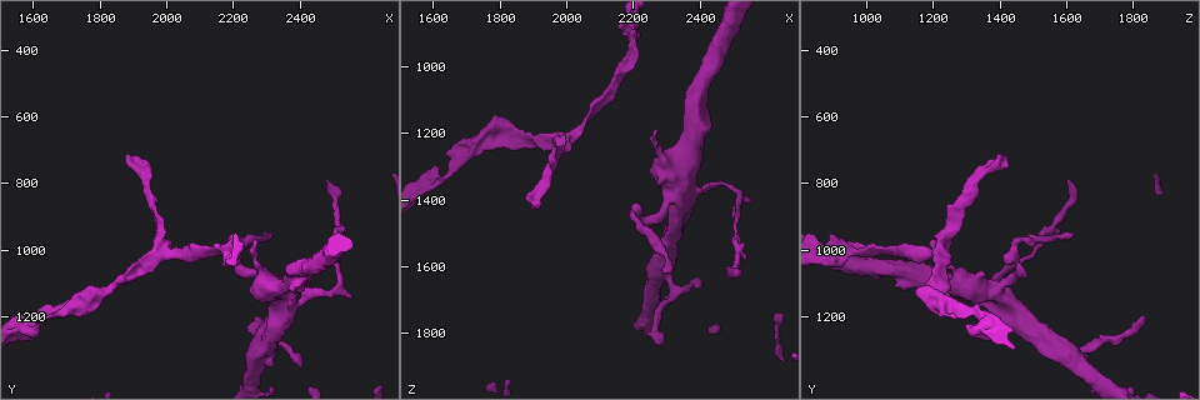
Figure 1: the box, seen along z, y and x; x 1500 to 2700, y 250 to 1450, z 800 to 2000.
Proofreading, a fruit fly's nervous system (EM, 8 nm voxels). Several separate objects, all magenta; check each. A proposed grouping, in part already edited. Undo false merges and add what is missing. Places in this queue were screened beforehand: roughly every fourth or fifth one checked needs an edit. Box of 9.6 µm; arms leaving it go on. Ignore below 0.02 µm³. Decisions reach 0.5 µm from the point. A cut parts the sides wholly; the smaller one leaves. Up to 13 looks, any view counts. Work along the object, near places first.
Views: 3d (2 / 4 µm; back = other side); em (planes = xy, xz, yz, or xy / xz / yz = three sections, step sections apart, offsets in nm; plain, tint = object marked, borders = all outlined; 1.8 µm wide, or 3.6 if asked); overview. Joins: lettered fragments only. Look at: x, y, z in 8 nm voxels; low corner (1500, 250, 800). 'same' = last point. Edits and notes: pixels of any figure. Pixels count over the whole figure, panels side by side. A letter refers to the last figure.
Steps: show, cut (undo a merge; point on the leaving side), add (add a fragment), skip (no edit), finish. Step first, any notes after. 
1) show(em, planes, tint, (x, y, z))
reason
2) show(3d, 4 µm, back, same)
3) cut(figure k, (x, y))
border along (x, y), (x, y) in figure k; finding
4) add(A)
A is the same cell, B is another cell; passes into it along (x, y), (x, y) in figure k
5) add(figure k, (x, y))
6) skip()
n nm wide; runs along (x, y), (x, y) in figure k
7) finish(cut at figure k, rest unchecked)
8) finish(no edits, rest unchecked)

show(em, planes, tint, (2490, 790, 1610))
long arm stops here

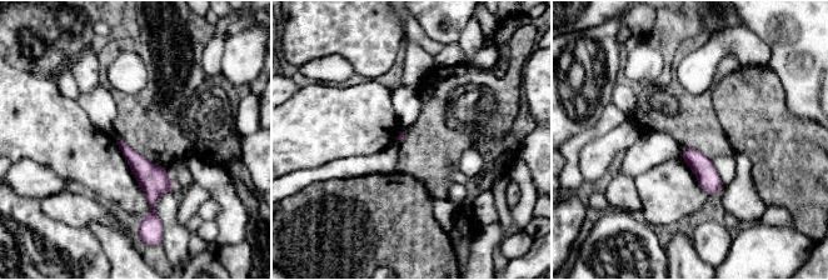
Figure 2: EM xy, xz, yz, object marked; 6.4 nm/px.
show(em, planes, borders, same)
what lies round it

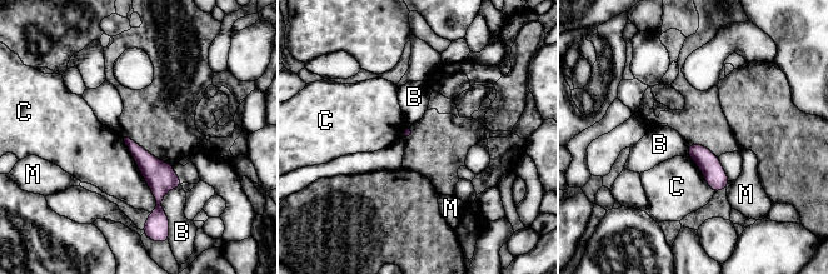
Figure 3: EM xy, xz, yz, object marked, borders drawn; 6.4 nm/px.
skip()
B, C and M are other cells; border along (181, 187), (163, 198), (166, 218) in figure 3; none of them fits

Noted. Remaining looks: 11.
show(em, 3.6 µm, yz, step 4, tint, (2280, 1310, 1620))
thick turns thin

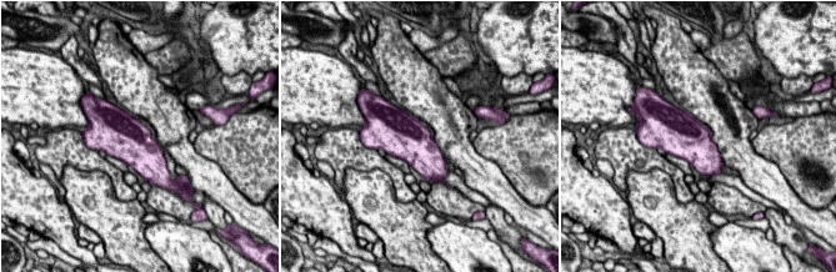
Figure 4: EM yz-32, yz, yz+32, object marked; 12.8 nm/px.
show(em, 3.6 µm, yz, step 4, borders, same)

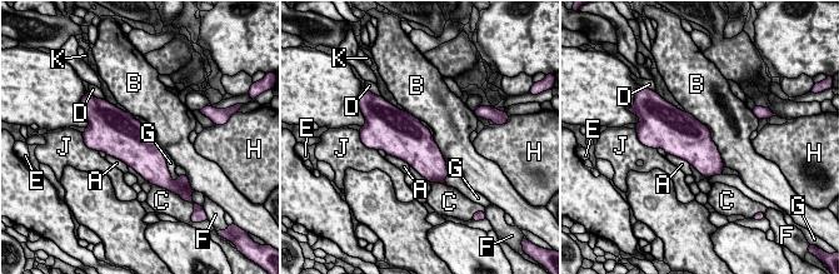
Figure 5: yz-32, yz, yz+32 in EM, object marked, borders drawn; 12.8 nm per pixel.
skip()
500 nm wide; A, B, C, D, E, F, G, H, J and K are other cells; continuous, no second neuron

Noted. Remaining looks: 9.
show(3d, 2 µm, (1970, 1020, 1220))

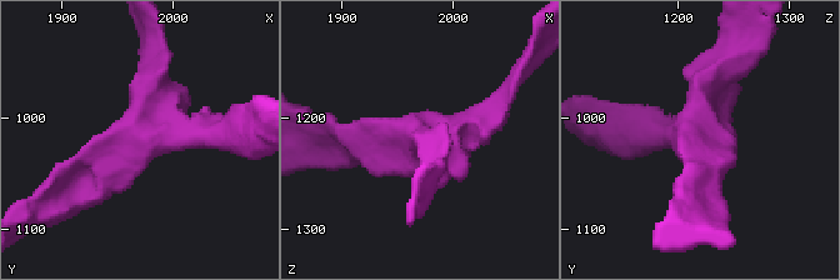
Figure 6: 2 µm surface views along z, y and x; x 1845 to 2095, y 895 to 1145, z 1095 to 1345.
show(em, xy, step 16, tint, (1970, 1016, 1216))
need the tissue

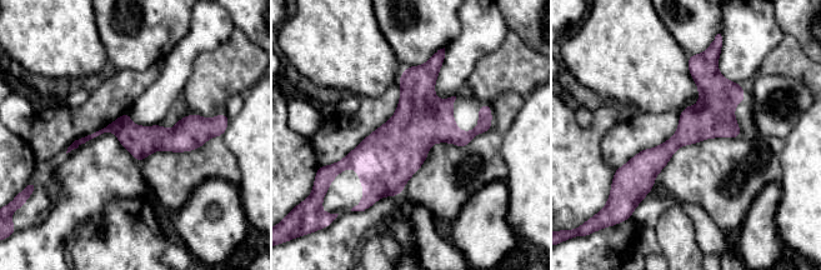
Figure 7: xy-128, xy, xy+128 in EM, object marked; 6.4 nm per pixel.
show(em, planes, borders, same)
cut it another way

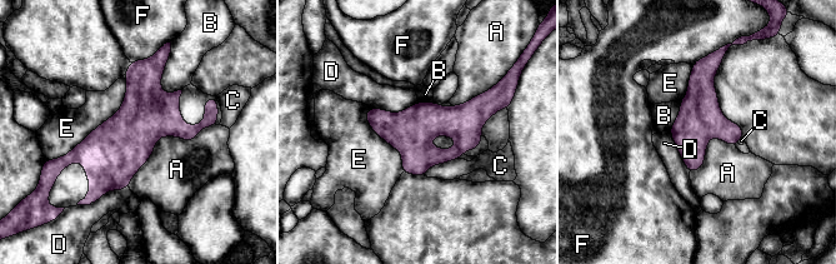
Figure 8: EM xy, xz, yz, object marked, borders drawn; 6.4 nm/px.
skip()
280 nm wide; A, B, C, D, E and F are other cells; border along (215, 124), (160, 137), (128, 185) in figure 8; one neuron here

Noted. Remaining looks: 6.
show(em, 3.6 µm, yz, step 8, tint, (1710, 1160, 1240))
calibre changes

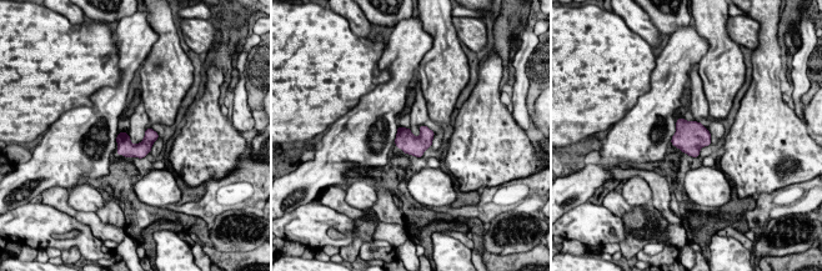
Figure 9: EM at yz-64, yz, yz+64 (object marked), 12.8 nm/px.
show(em, 3.6 µm, planes, borders, same)
another direction

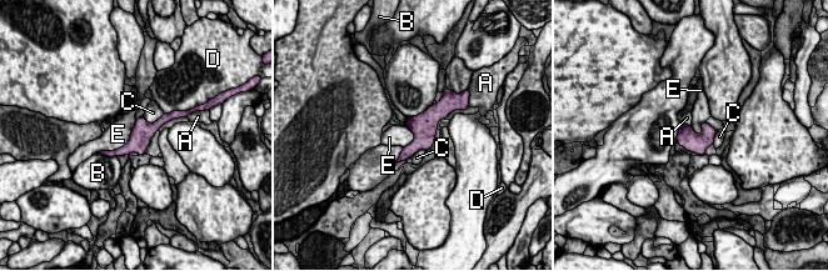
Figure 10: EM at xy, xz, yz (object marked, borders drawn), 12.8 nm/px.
skip()
A, B, C, D and E are other cells; one neuron here

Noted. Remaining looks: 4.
show(em, yz, step 8, borders, (1900, 720, 1410))
branch stops here

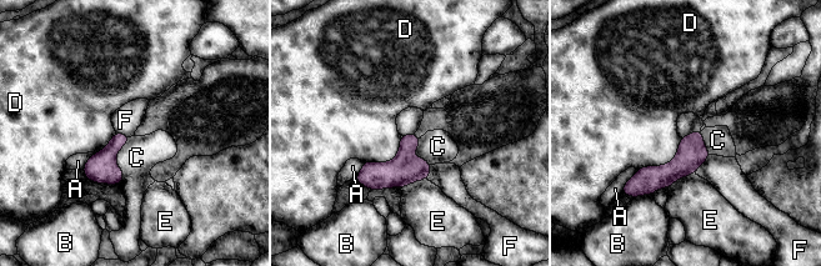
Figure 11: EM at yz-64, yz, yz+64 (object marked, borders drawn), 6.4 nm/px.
skip()
A, B, C, D, E and F are other cells; runs along (699, 134), (669, 174), (632, 182) in figure 11; no lettered fragment goes on from it

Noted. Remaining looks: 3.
finish(no edits, rest unchecked)

